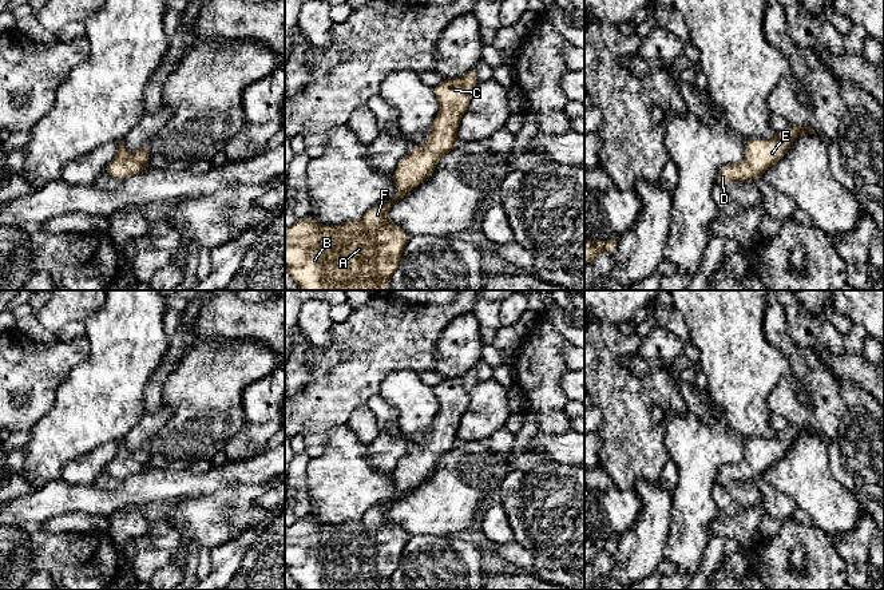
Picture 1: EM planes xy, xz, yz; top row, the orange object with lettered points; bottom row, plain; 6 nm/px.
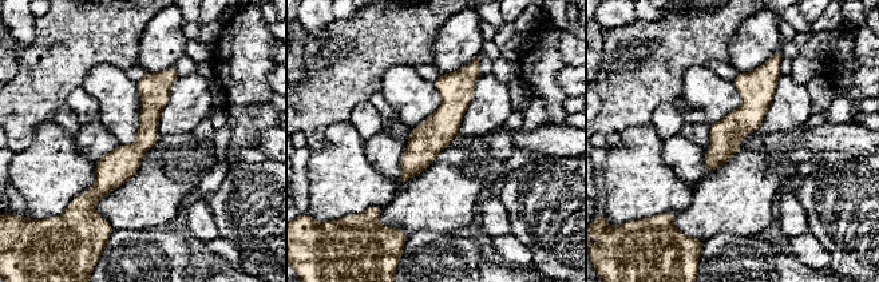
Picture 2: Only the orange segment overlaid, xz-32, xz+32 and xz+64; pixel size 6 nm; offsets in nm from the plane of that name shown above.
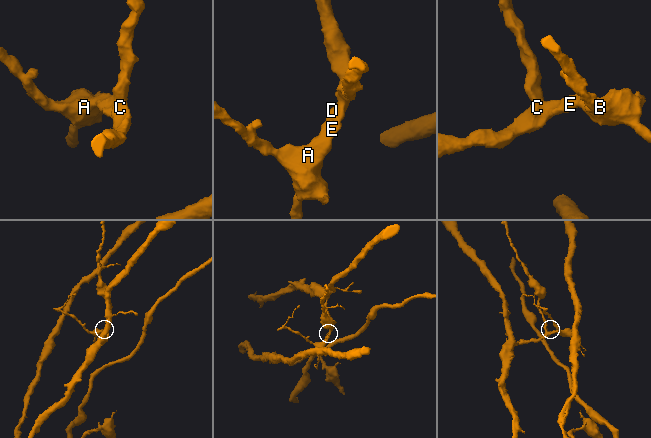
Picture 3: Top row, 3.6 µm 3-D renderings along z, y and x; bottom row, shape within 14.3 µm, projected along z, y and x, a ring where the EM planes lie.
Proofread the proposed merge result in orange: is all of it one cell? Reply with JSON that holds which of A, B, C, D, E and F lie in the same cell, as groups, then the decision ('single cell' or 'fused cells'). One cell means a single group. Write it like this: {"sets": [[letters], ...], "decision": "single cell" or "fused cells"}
{"sets": [["A", "B", "C", "D", "E", "F"]], "decision": "single cell"}

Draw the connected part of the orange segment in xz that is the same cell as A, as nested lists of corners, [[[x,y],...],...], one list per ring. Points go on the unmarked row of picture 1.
[[[476,369],[443,379],[433,387],[440,401],[425,446],[415,443],[409,455],[395,468],[395,496],[384,504],[369,508],[360,520],[345,520],[337,524],[321,524],[310,516],[300,518],[285,527],[285,569],[301,590],[389,590],[389,581],[403,557],[409,534],[399,524],[386,519],[391,504],[420,486],[436,468],[441,456],[457,444],[457,429],[467,411],[471,389],[477,383]]]

